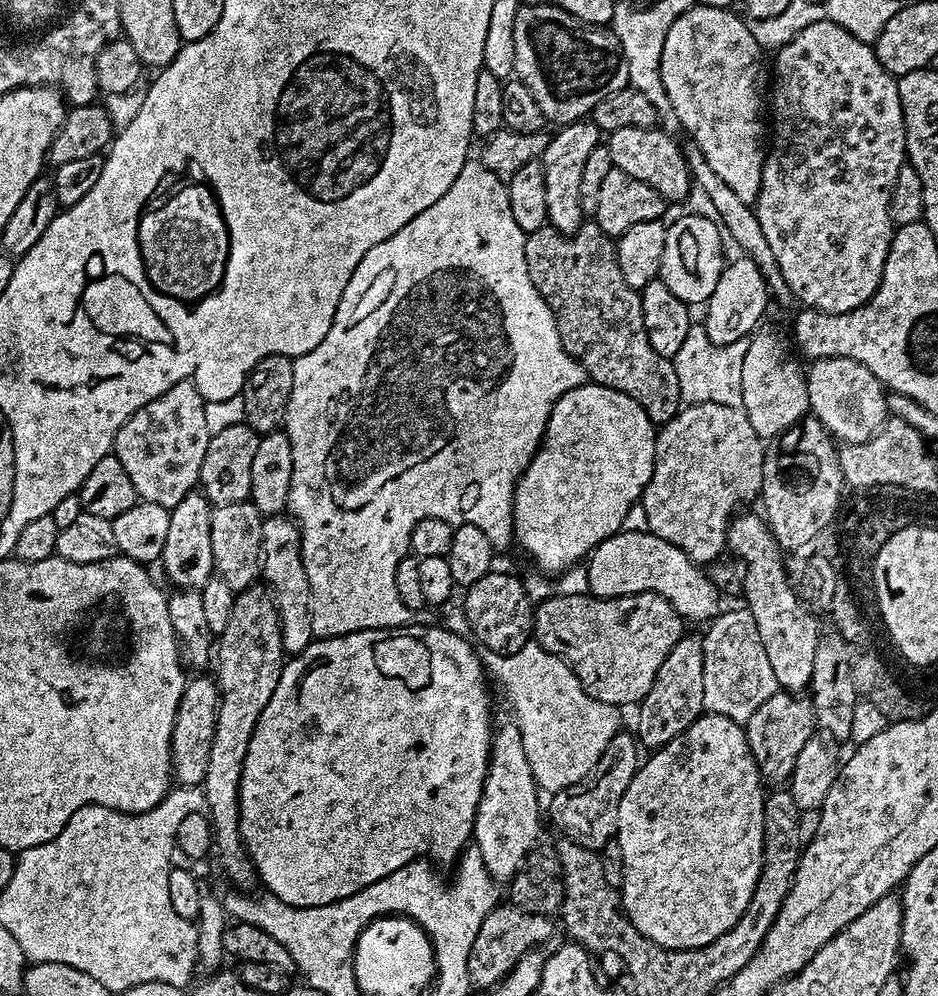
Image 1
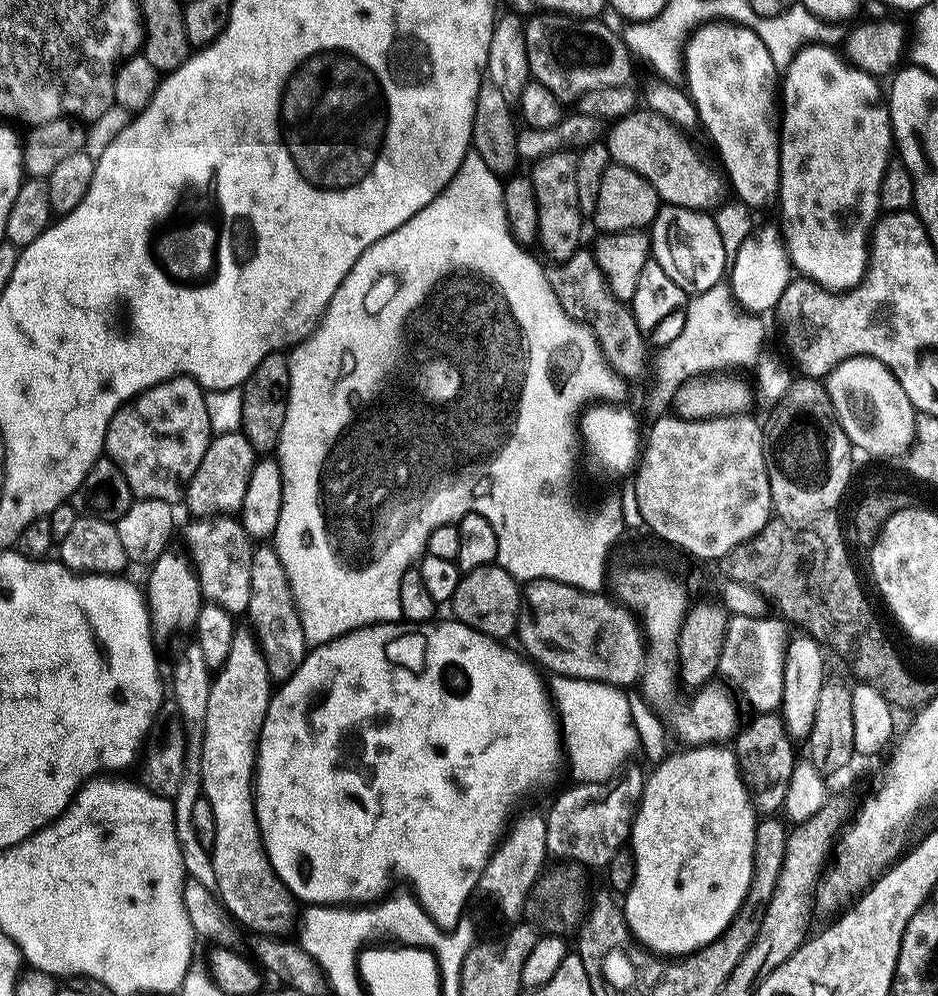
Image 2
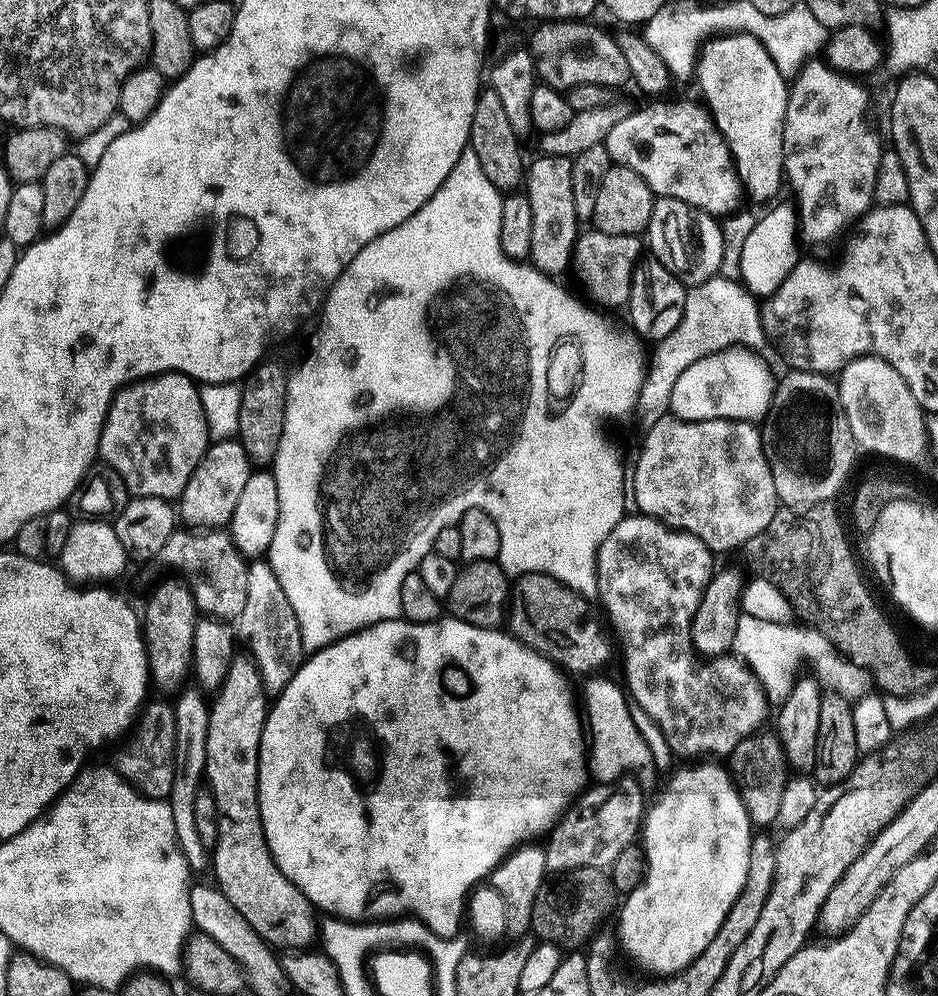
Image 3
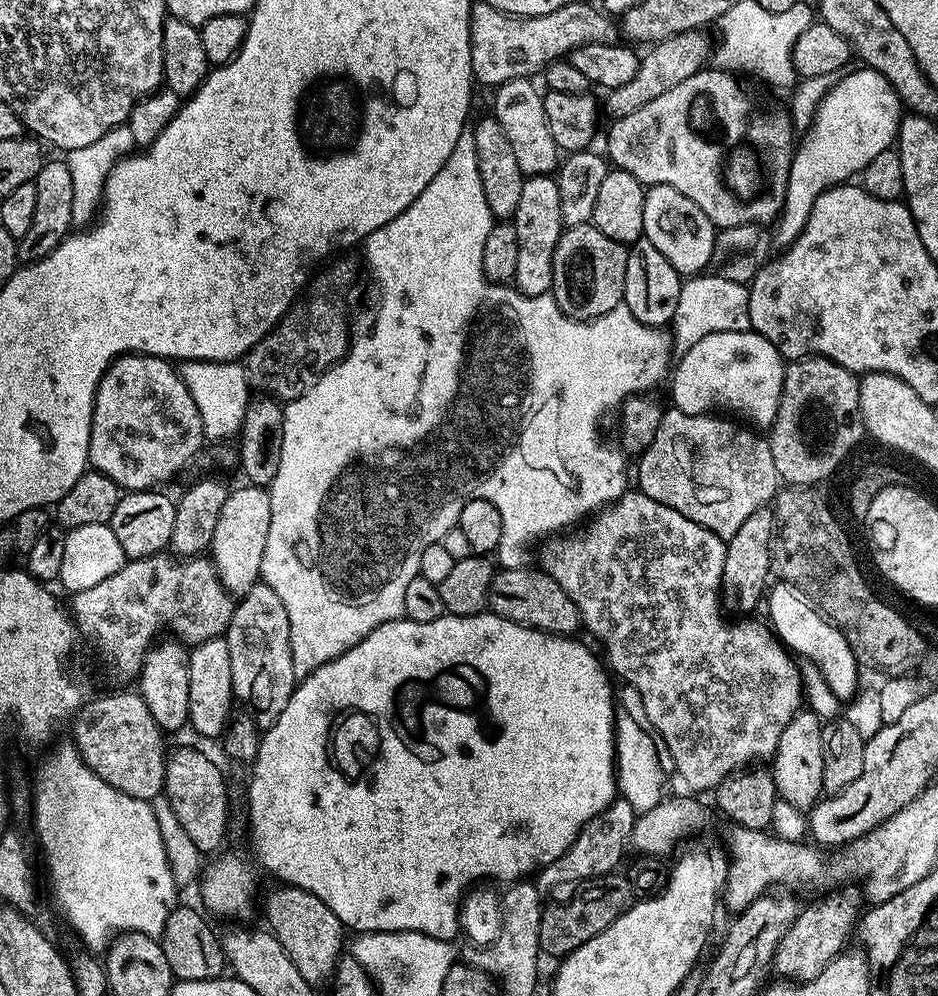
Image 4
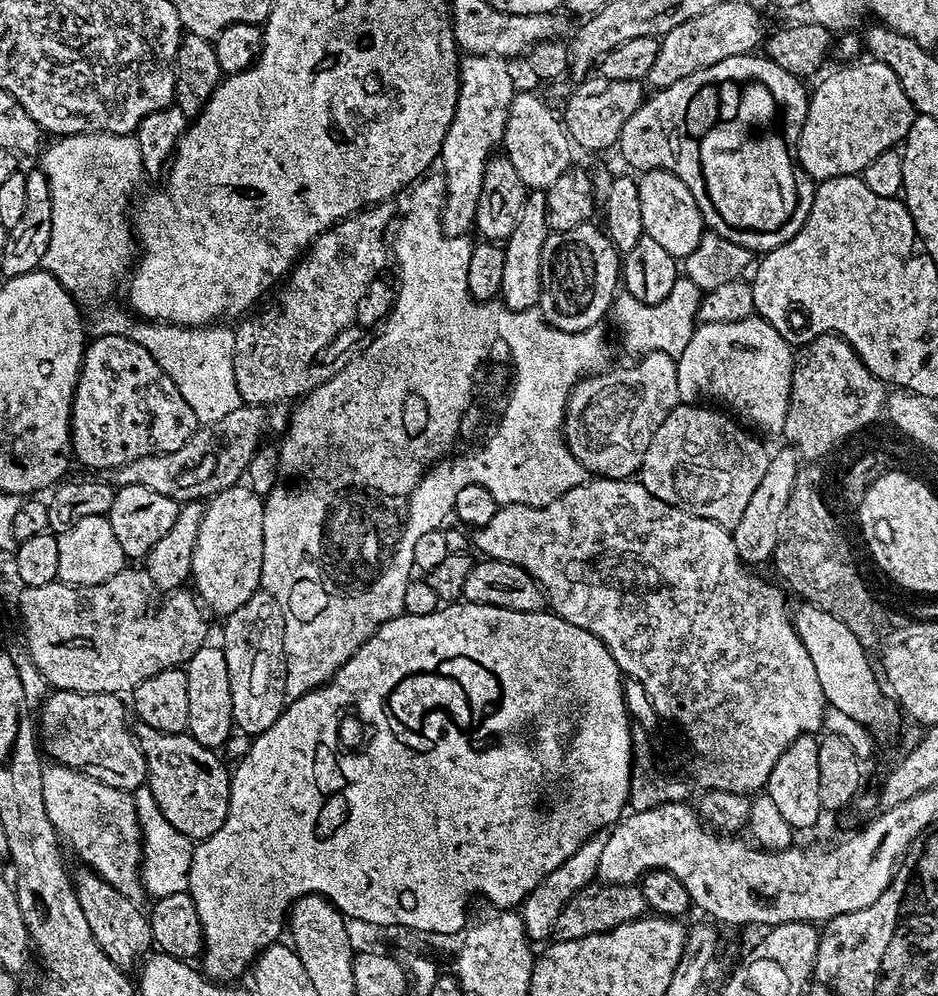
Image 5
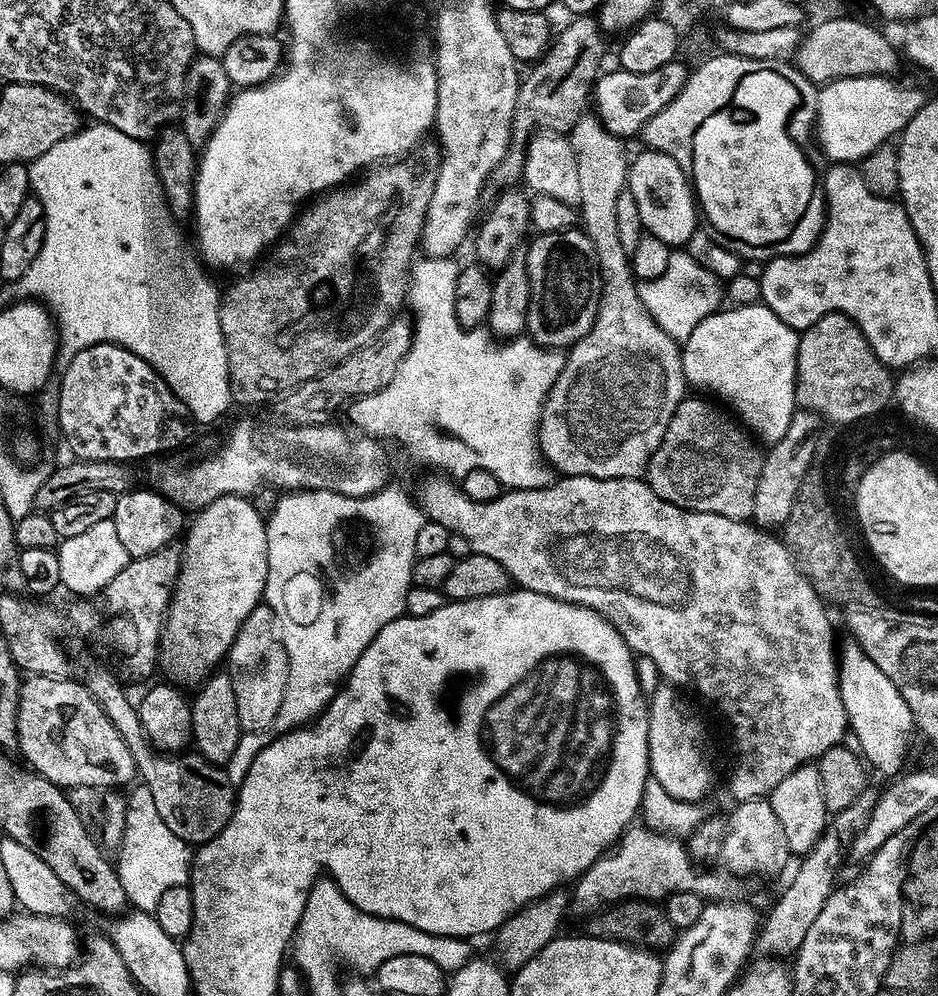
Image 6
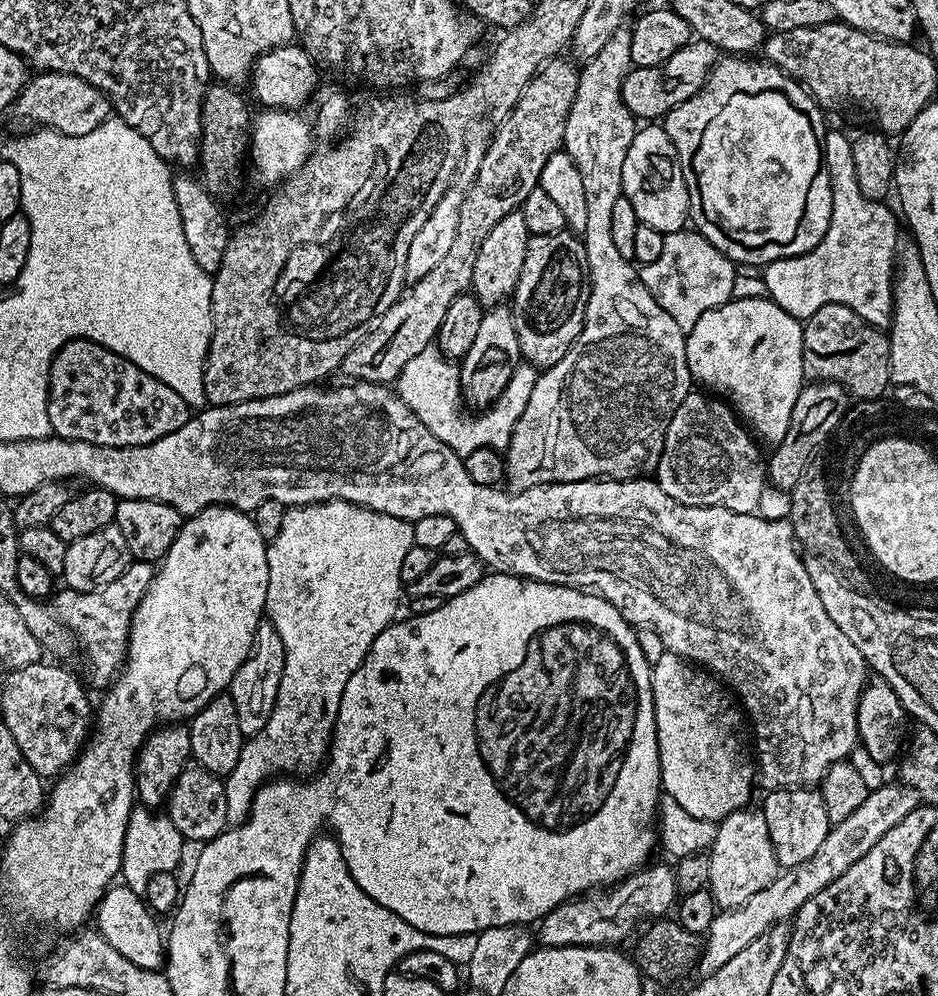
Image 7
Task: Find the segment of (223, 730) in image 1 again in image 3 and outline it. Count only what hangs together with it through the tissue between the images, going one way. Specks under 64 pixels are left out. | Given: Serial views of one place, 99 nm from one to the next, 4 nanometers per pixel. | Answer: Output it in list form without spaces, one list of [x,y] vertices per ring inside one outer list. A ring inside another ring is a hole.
[[[242,656],[233,659],[224,684],[215,693],[208,709],[208,733],[206,734],[206,766],[204,767],[204,780],[207,791],[212,793],[216,803],[216,821],[218,822],[218,838],[215,848],[210,852],[210,872],[216,875],[215,887],[219,888],[226,898],[234,905],[234,910],[254,926],[254,930],[273,949],[288,948],[284,950],[304,950],[309,947],[312,939],[318,936],[318,920],[316,924],[317,909],[286,878],[282,870],[274,862],[268,849],[266,834],[262,830],[260,817],[260,803],[258,802],[258,758],[260,757],[260,735],[268,717],[270,707],[269,697],[264,690],[264,683],[251,659]]]

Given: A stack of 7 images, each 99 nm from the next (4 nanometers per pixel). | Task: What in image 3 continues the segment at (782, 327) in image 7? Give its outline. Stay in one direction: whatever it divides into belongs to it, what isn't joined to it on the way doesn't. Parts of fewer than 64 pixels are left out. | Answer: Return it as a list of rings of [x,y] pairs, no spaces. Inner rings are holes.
[[[735,346],[712,352],[682,371],[674,382],[671,415],[680,420],[763,421],[772,405],[774,376],[759,351]]]

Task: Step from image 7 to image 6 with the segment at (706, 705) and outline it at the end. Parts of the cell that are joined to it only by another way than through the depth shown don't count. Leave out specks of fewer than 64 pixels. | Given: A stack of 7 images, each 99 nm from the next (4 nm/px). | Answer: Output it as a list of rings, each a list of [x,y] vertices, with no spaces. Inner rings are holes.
[[[664,682],[651,693],[647,701],[648,706],[648,767],[651,779],[662,782],[662,787],[669,794],[674,794],[674,798],[682,798],[685,802],[700,800],[712,788],[712,764],[708,761],[708,752],[704,749],[704,743],[708,736],[704,733],[704,724],[700,720],[695,720],[688,713],[688,708],[680,704],[681,693],[673,685]]]

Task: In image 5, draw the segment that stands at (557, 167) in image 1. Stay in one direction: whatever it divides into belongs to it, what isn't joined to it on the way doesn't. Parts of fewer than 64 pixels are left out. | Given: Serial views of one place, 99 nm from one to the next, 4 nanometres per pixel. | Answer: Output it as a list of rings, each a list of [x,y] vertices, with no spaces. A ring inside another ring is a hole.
[[[540,190],[529,191],[526,202],[522,206],[522,215],[518,217],[518,226],[514,226],[514,234],[503,241],[506,254],[505,268],[502,269],[502,290],[499,299],[510,310],[515,312],[531,312],[540,303],[542,294],[542,252],[549,234],[546,216],[546,198]]]

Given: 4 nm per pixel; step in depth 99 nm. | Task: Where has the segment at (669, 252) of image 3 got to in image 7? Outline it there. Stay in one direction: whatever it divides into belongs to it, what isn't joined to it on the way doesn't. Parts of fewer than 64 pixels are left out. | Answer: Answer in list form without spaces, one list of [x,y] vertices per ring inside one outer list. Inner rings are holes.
[[[648,122],[637,131],[630,150],[626,150],[626,162],[622,162],[622,193],[634,206],[641,224],[654,226],[654,230],[668,233],[683,229],[689,223],[688,191],[682,174],[674,142],[659,123]]]

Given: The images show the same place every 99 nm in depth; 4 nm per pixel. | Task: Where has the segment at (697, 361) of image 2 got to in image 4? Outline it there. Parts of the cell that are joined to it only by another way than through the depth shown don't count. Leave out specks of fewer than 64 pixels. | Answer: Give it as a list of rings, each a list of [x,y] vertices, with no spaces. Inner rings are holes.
[[[696,274],[681,283],[678,308],[672,323],[673,351],[677,355],[684,355],[695,342],[702,341],[709,334],[743,332],[751,327],[747,285],[732,282],[723,274],[708,275]]]

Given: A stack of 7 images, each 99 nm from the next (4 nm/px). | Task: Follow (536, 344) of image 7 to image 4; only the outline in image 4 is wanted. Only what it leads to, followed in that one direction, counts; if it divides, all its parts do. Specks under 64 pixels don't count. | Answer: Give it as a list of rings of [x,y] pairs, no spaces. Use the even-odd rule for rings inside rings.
[[[591,222],[565,227],[554,250],[554,282],[551,296],[571,320],[593,320],[624,302],[628,248],[606,238]]]

